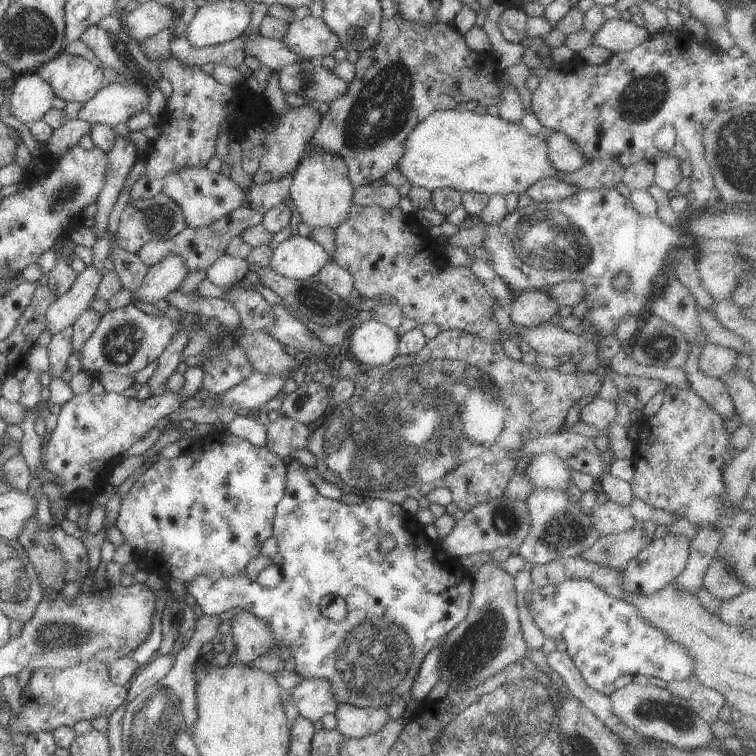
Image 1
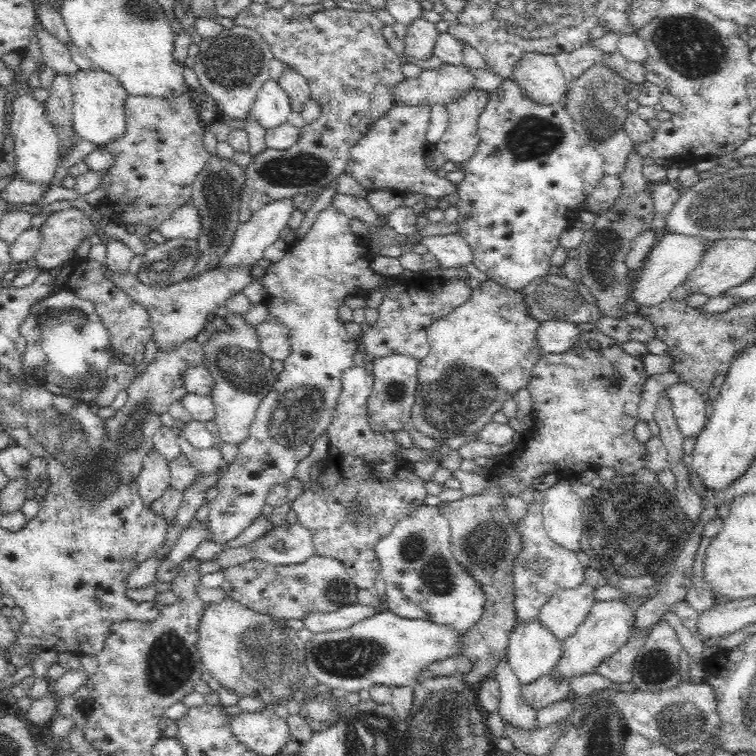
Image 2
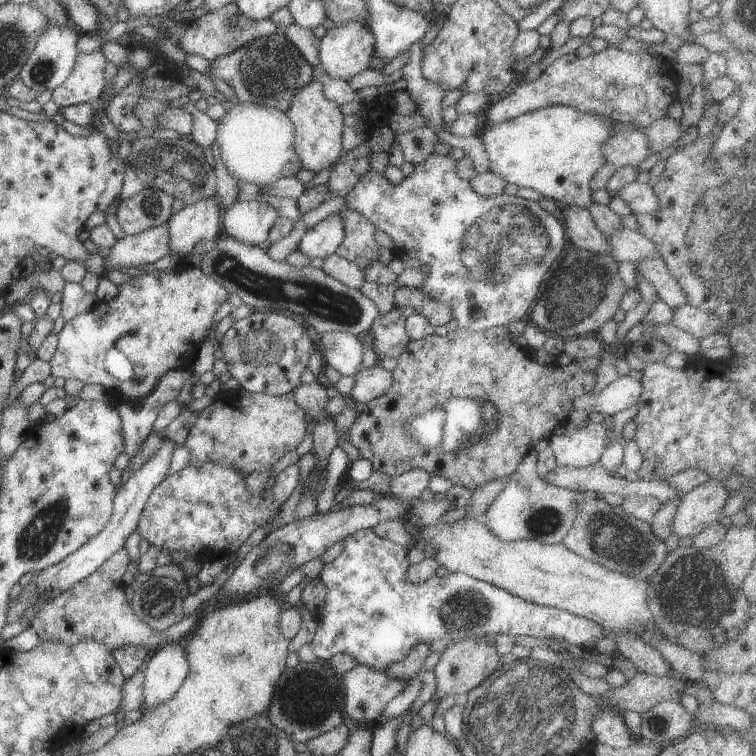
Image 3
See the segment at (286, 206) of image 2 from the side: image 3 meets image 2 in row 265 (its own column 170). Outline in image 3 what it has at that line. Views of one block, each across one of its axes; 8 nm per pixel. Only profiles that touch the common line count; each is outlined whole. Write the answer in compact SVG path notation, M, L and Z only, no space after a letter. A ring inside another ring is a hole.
M215 196L192 202L174 213L168 221L169 253L183 260L206 240L215 241L222 230L220 219L220 206Z

